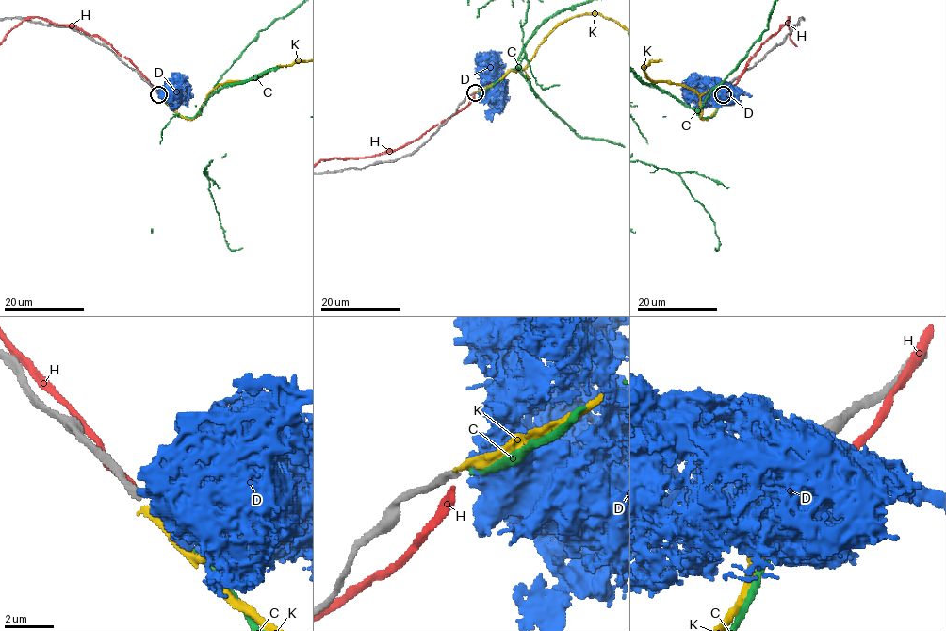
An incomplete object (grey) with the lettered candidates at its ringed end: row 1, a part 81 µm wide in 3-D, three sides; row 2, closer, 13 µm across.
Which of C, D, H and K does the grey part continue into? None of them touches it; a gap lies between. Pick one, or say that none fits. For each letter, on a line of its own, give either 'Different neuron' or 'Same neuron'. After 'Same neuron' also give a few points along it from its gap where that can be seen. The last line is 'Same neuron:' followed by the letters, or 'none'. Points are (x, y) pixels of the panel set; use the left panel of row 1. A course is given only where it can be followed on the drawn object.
C: Same neuron
D: Different neuron
H: Different neuron
K: Different neuron
Same neuron: C

